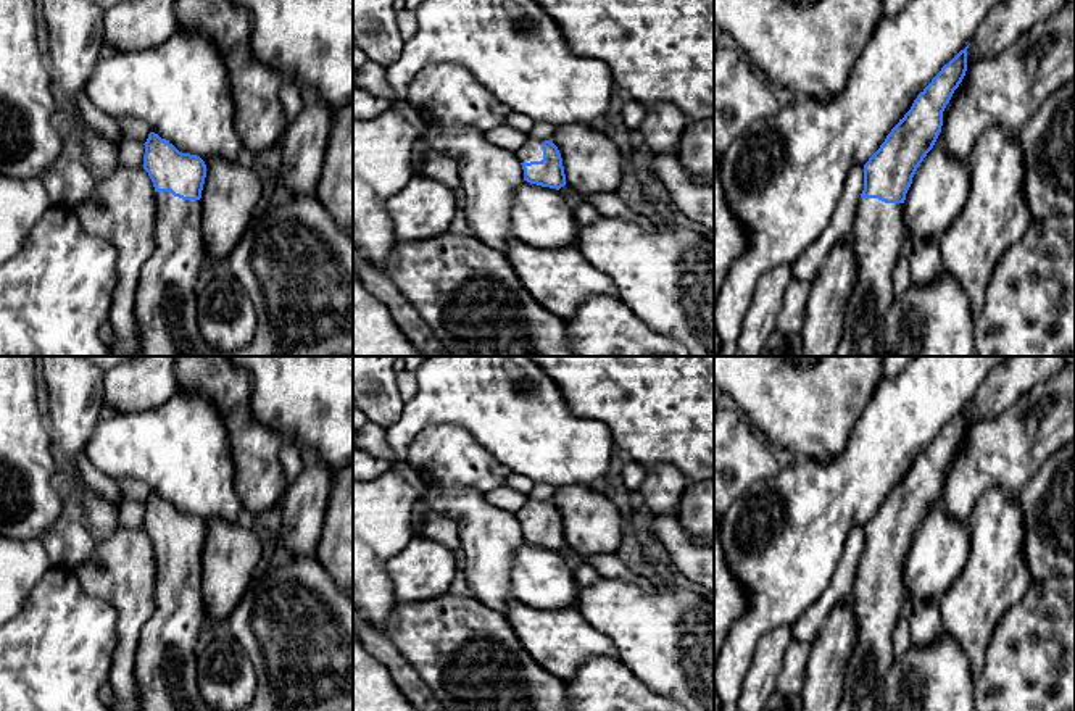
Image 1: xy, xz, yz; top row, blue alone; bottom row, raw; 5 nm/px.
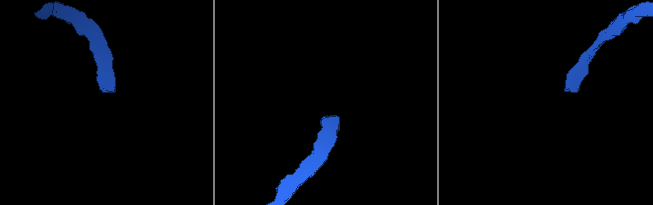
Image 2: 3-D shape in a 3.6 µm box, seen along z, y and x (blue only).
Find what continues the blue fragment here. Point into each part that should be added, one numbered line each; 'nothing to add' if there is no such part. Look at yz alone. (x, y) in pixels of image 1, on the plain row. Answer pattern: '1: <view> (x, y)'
1: yz (877, 597)

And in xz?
1: xz (532, 511)

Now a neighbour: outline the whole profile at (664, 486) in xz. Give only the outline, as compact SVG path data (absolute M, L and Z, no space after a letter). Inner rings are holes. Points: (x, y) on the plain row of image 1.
M667 463L654 464L646 469L640 493L650 514L677 514L682 497L690 480Z

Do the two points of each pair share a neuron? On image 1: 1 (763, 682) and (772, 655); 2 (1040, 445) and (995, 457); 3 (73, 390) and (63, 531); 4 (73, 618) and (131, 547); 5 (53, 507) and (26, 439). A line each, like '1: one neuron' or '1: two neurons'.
1: one neuron
2: one neuron
3: two neurons
4: two neurons
5: one neuron

